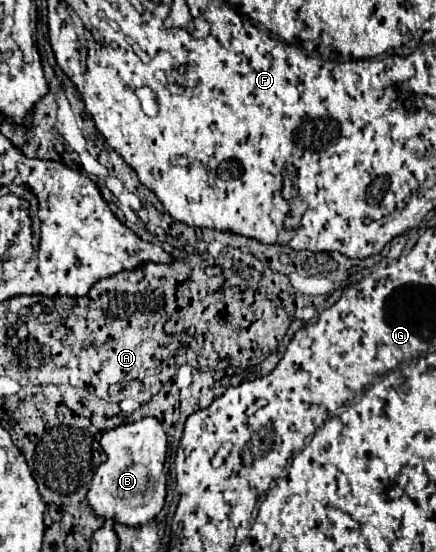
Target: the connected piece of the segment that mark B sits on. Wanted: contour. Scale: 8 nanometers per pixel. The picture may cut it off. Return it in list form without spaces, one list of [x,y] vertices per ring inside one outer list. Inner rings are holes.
[[[144,417],[142,421],[110,429],[102,435],[100,447],[108,459],[94,471],[82,505],[90,507],[98,517],[112,519],[128,527],[140,527],[152,521],[160,513],[166,497],[166,477],[162,467],[168,441],[160,421]]]

